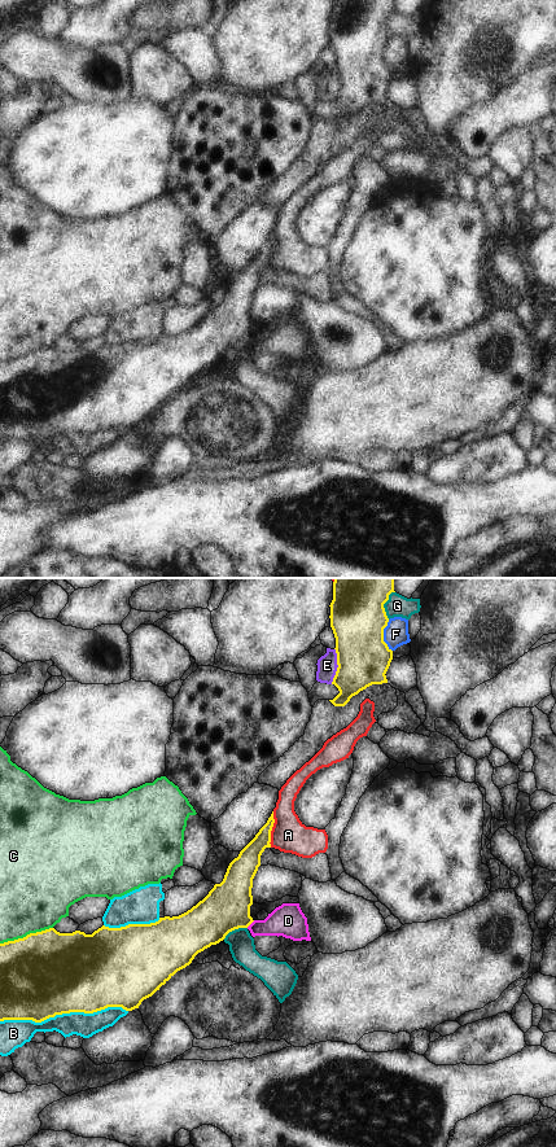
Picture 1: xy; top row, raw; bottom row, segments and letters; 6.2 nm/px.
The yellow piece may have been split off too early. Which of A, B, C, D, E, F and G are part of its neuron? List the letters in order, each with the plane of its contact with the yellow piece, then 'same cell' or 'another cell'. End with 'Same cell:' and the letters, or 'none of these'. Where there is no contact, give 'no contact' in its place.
A: contact in xy; another cell
B: contact in xy; another cell
C: contact in xy; another cell
D: contact in xy; another cell
E: contact in xy; another cell
F: contact in xy; another cell
G: contact in xy; another cell
Same cell: none of these

